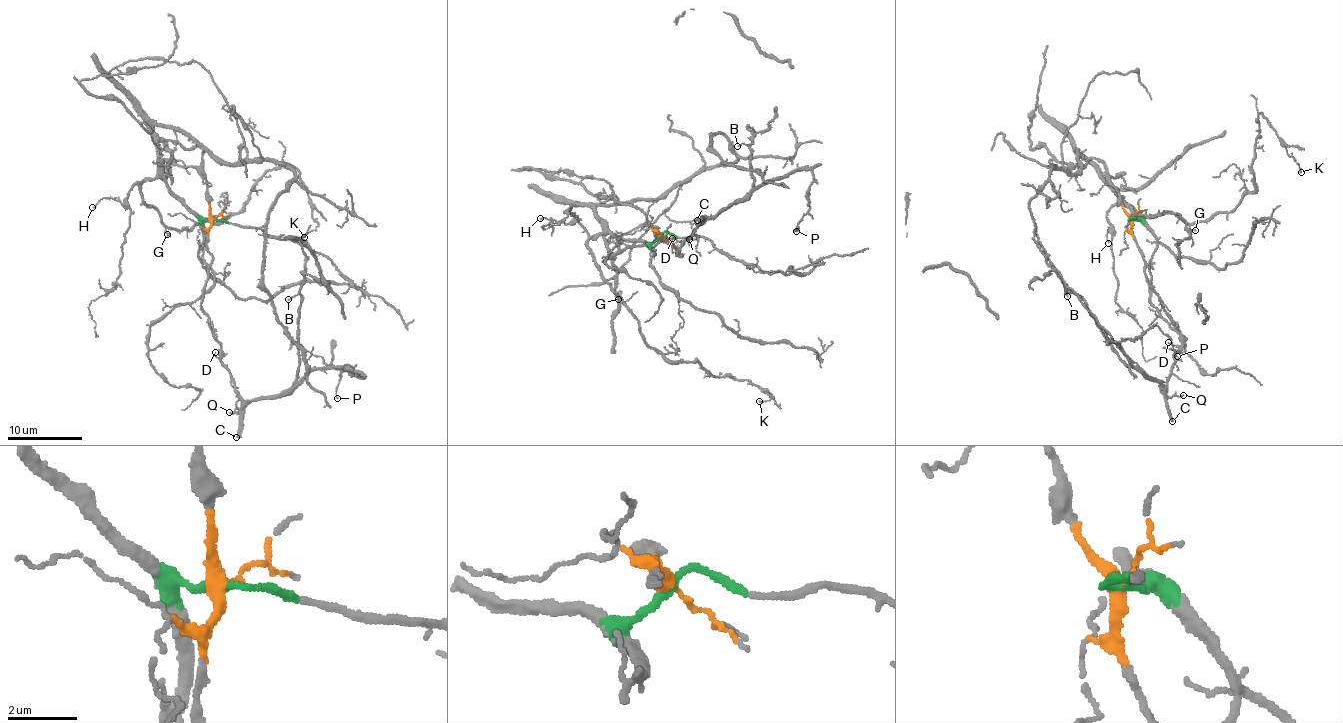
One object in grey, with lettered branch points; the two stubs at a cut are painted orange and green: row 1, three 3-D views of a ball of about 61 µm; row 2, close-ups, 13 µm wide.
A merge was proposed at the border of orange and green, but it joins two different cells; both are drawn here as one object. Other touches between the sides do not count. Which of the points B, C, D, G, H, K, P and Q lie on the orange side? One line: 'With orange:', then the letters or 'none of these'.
With orange: B, C, D, P, Q

